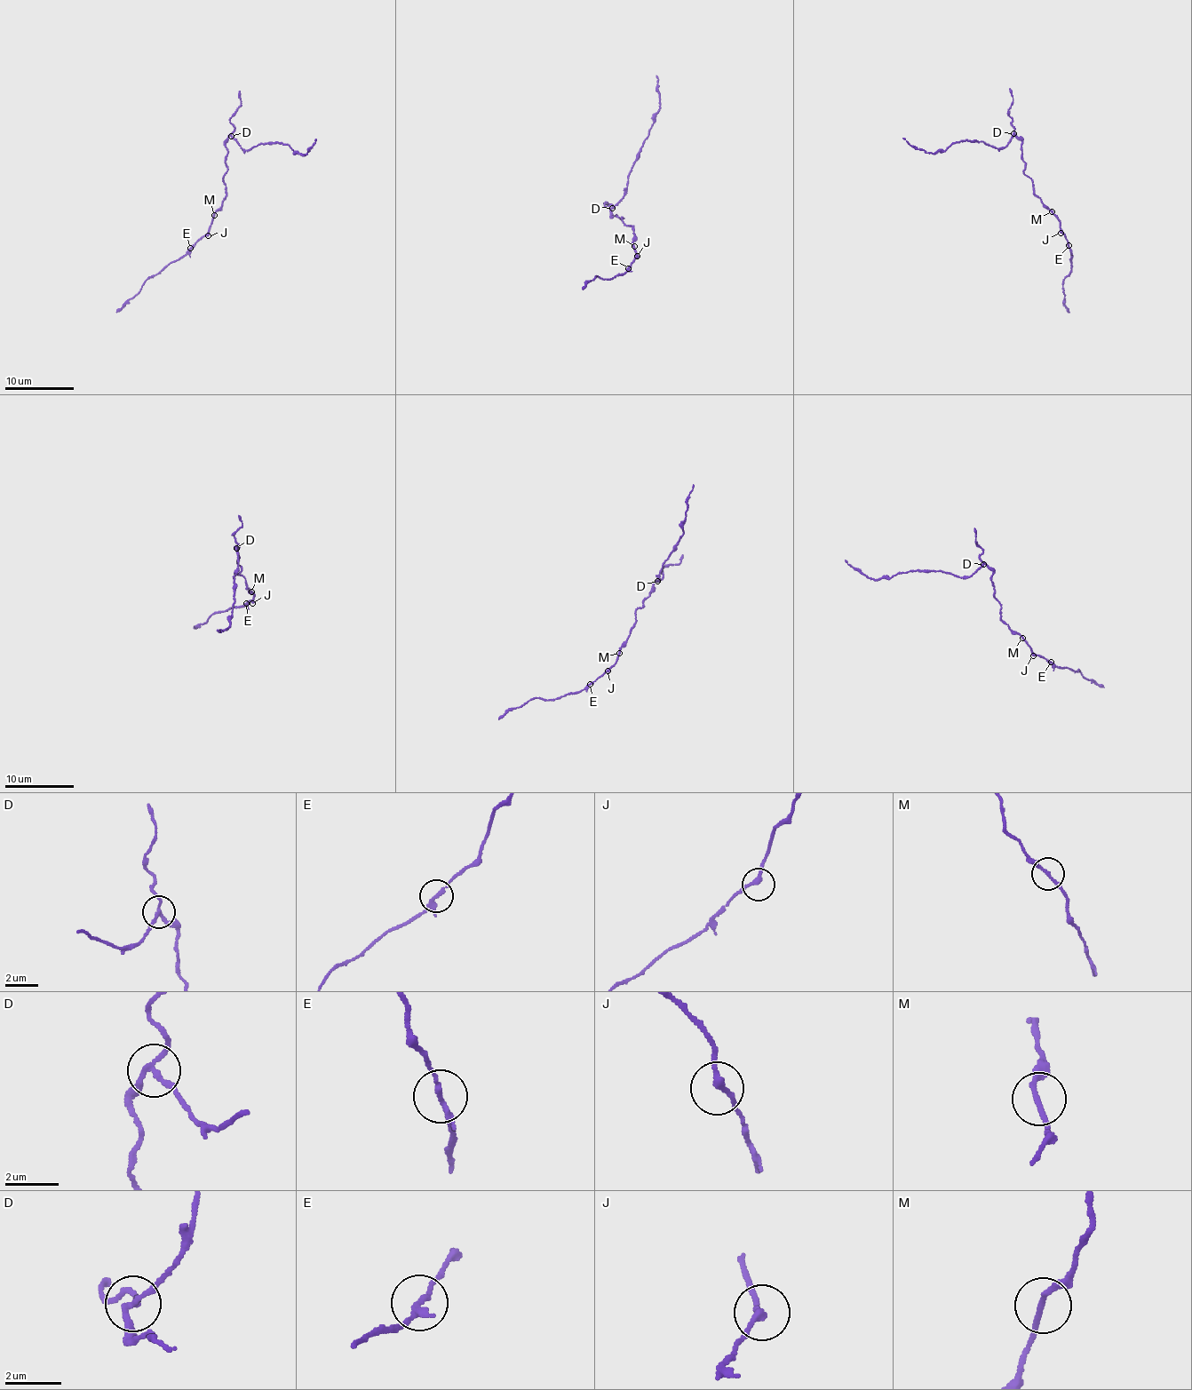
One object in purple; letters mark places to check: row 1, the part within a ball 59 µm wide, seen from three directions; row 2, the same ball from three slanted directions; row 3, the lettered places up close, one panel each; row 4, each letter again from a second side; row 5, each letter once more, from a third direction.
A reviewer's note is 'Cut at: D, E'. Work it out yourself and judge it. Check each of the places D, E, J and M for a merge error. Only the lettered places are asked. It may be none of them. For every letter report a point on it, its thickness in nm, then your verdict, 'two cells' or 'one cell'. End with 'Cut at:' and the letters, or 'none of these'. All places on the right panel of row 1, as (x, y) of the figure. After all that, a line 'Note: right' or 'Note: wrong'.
D: at (1013, 133); 170 nm thick; two cells
E: at (1068, 245); 170 nm thick; two cells
J: at (1060, 233); 190 nm thick; one cell
M: at (1052, 211); 160 nm thick; one cell
Cut at: D, E
Note: right

